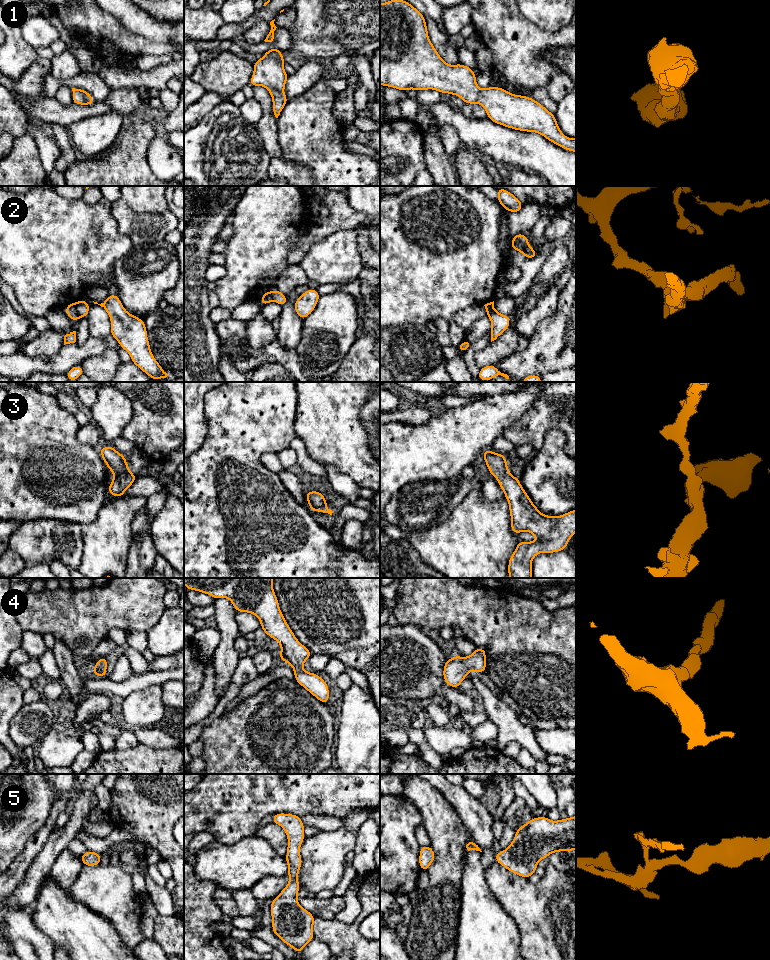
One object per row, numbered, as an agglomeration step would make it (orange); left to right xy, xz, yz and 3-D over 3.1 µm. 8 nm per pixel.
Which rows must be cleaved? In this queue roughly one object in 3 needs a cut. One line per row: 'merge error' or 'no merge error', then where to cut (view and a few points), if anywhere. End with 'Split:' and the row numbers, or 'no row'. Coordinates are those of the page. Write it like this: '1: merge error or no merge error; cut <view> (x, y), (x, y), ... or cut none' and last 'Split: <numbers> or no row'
1: no merge error; cut none
2: merge error; cut xy (74, 303), (79, 317)
3: no merge error; cut none
4: no merge error; cut none
5: no merge error; cut none
Split: 2

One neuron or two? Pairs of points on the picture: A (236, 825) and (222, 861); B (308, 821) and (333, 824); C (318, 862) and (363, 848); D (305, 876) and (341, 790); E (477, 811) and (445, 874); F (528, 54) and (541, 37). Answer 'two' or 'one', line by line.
A: two
B: one
C: two
D: two
E: two
F: one

